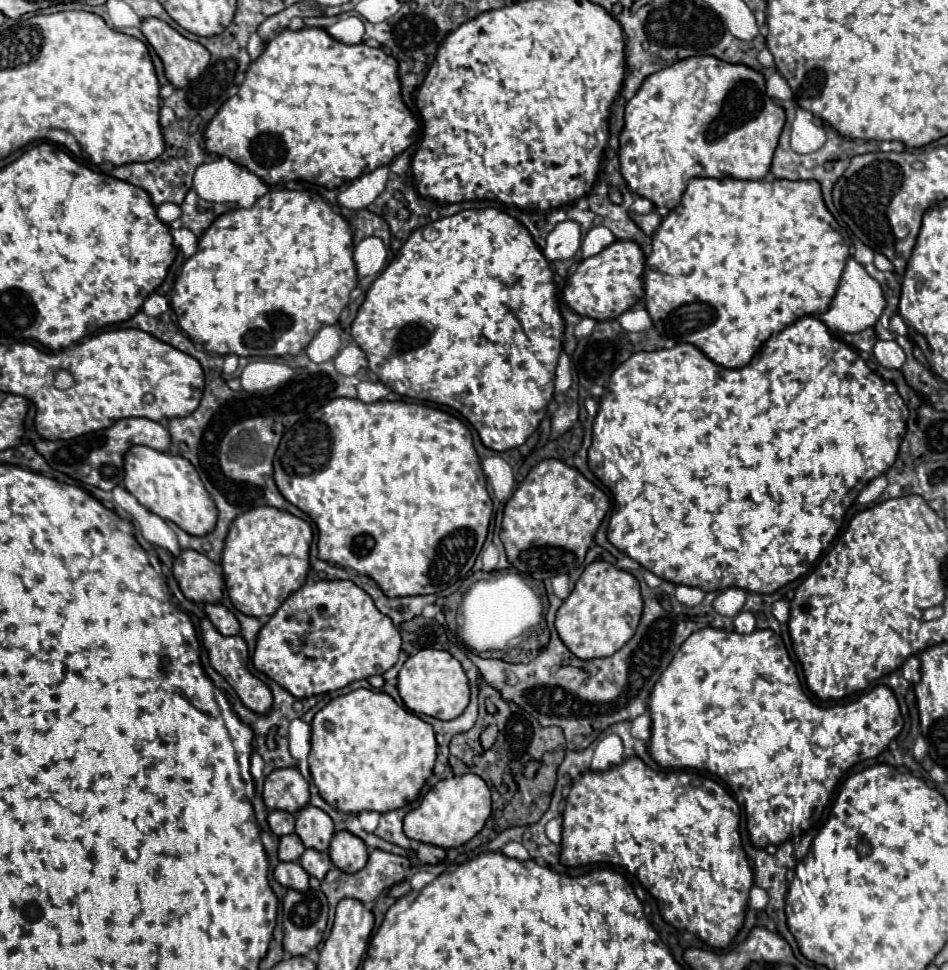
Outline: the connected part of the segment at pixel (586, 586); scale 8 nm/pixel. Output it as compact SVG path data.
M592 561L556 613L556 631L564 645L580 659L610 657L632 639L642 615L636 577L608 561Z

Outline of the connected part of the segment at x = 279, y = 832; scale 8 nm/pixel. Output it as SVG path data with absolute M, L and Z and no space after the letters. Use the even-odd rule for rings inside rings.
M270 811L268 825L276 837L294 833L294 815L286 813L286 811Z

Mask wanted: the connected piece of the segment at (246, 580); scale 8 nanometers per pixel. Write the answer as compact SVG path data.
M266 505L240 513L230 525L222 551L224 583L232 605L252 617L274 615L282 601L304 585L310 543L312 527L288 511Z

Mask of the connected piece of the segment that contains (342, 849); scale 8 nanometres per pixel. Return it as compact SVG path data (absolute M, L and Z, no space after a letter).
M338 831L330 843L330 859L342 871L356 873L368 861L366 843L360 837L354 837L352 833Z

